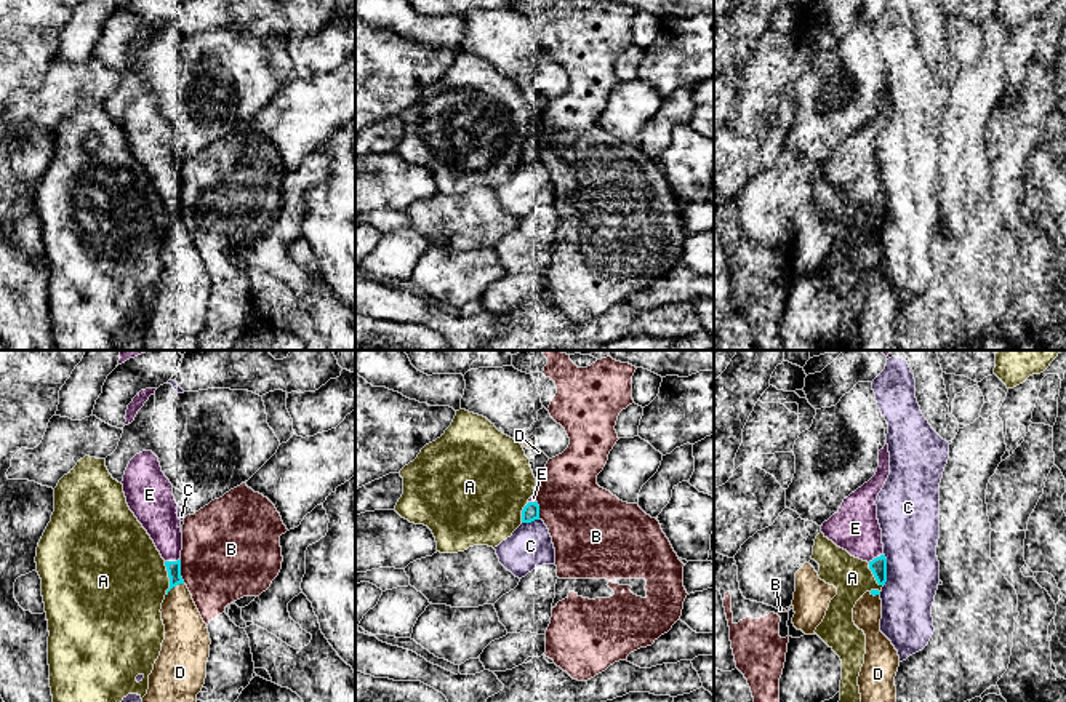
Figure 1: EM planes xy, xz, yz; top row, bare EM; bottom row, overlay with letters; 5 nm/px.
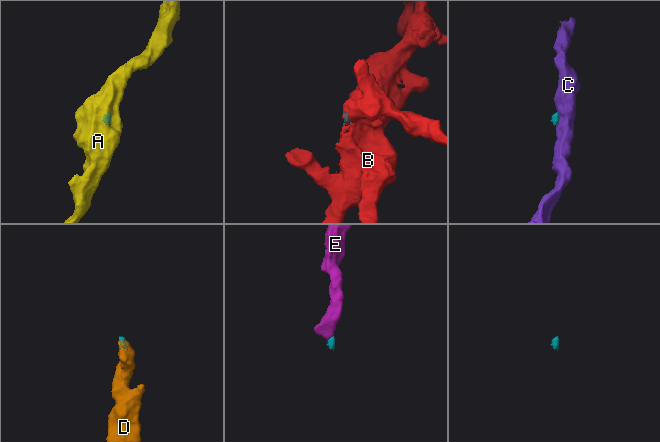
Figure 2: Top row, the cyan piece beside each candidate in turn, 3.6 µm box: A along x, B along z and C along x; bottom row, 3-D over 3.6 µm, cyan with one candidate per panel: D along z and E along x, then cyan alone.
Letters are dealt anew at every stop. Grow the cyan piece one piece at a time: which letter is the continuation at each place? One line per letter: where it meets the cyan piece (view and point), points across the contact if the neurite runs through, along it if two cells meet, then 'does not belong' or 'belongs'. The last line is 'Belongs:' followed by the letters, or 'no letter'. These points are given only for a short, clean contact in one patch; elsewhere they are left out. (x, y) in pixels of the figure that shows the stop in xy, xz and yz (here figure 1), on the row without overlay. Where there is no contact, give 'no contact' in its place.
A: xy (168, 218) | does not belong
B: xy (180, 213) | does not belong
C: yz (885, 211) | does not belong
D: xy (173, 227) | belongs
E: xy (172, 203) | belongs
Belongs: D, E

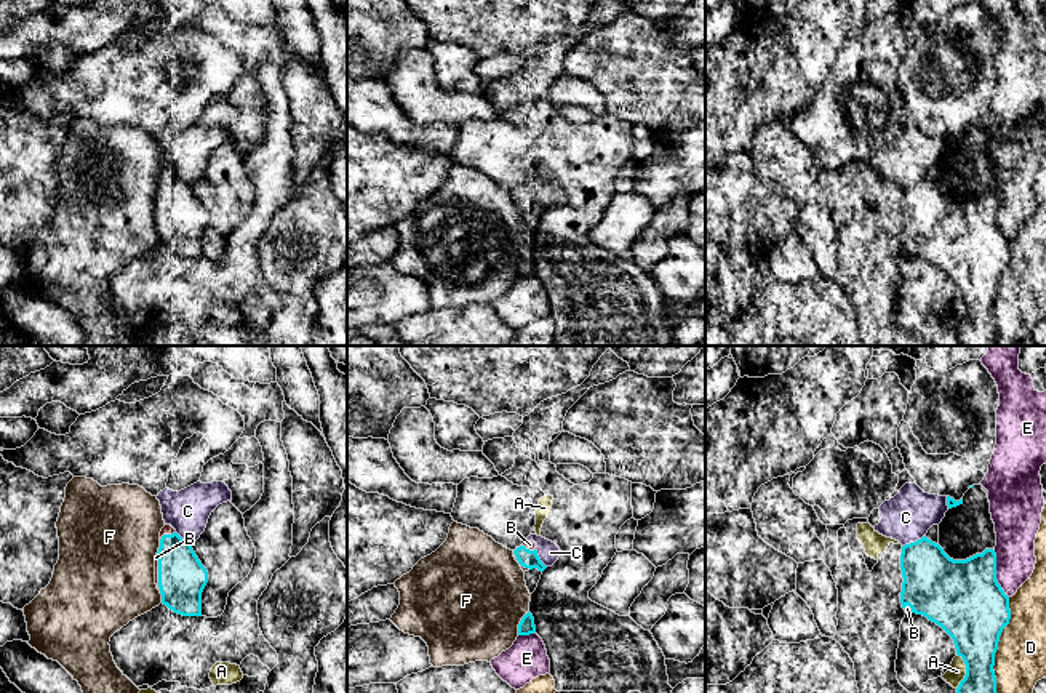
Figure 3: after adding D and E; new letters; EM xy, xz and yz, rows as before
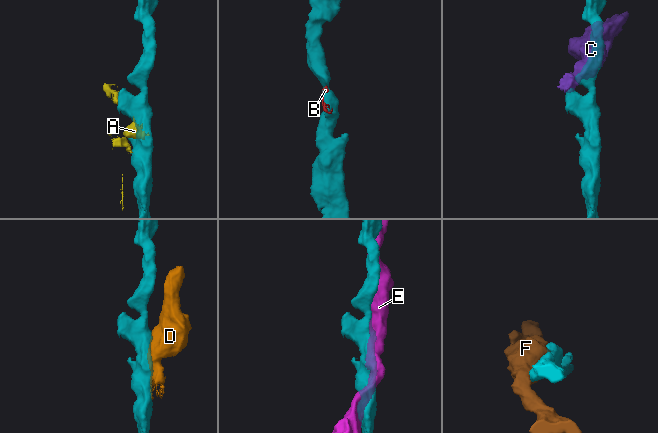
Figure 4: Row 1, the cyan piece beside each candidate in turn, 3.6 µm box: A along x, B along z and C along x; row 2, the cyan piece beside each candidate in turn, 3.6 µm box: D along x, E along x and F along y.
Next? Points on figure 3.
A: yz (966, 312) | does not belong
B: xy (159, 215) | belongs
C: yz (915, 183) | does not belong
D: yz (997, 290) | does not belong
E: yz (995, 215) | does not belong
F: xz (520, 264) | does not belong
Belongs: B

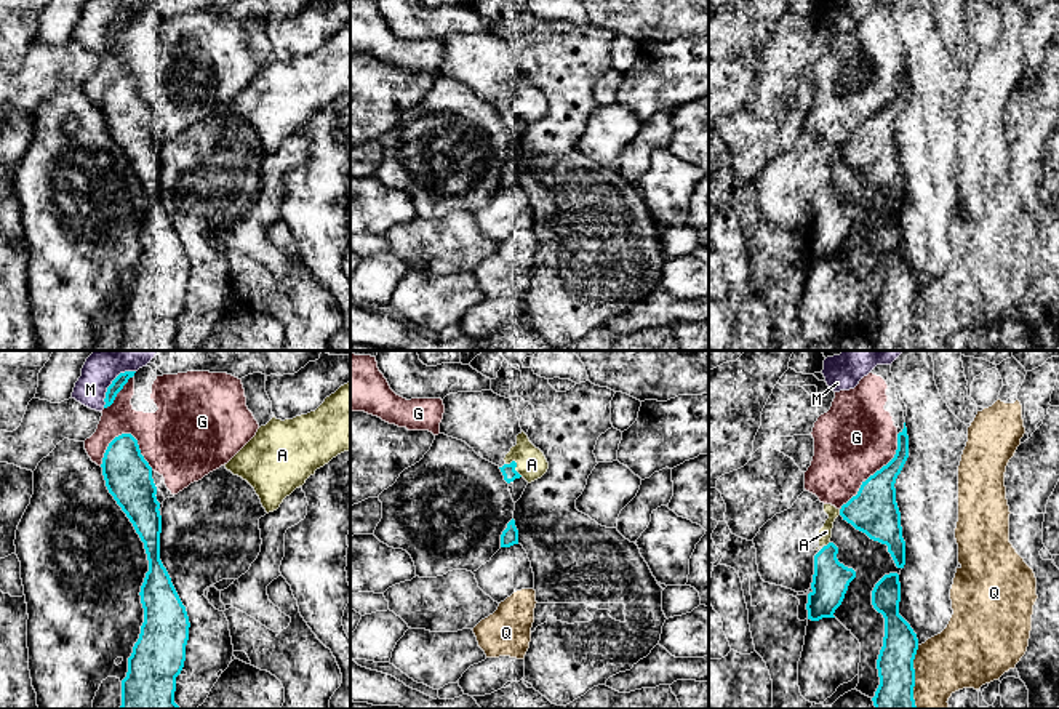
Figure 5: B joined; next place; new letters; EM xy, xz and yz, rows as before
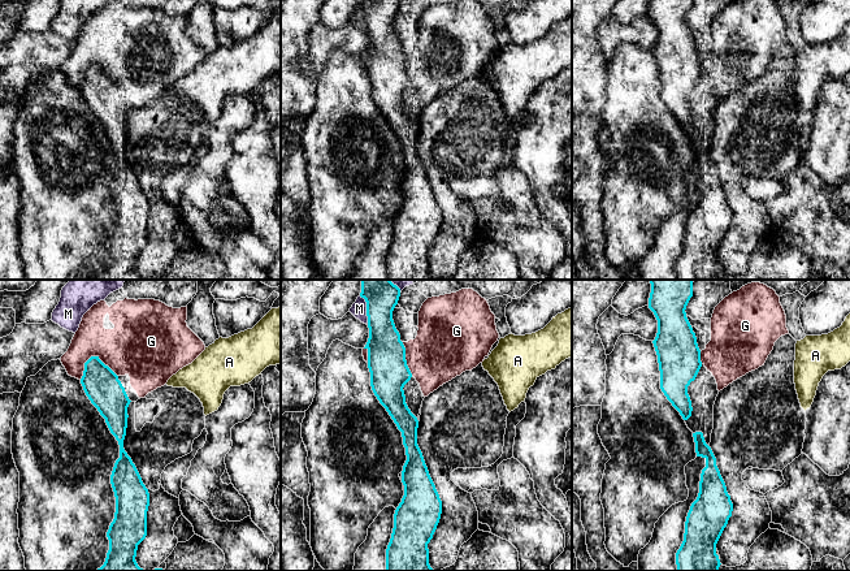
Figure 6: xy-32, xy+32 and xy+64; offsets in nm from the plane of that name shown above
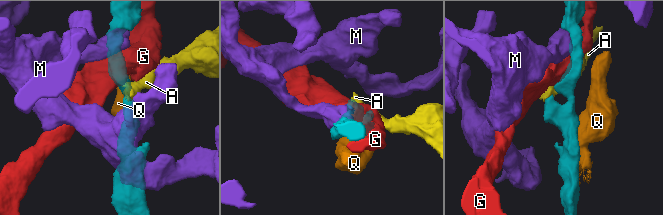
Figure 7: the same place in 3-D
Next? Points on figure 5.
A: xz (515, 106) | does not belong
G: xy (127, 76) | does not belong
M: xy (112, 24) | does not belong
Q: yz (914, 319) | does not belong
Belongs: no letter

